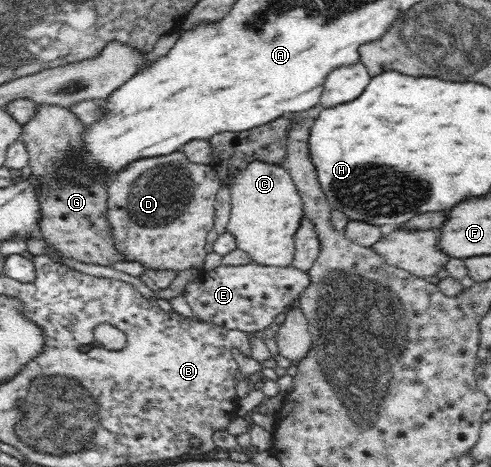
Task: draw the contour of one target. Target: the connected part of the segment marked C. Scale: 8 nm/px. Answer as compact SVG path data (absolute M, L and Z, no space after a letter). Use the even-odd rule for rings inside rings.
M253 161L234 179L227 231L254 262L265 266L290 266L295 253L295 235L301 228L305 209L298 189L282 164Z

